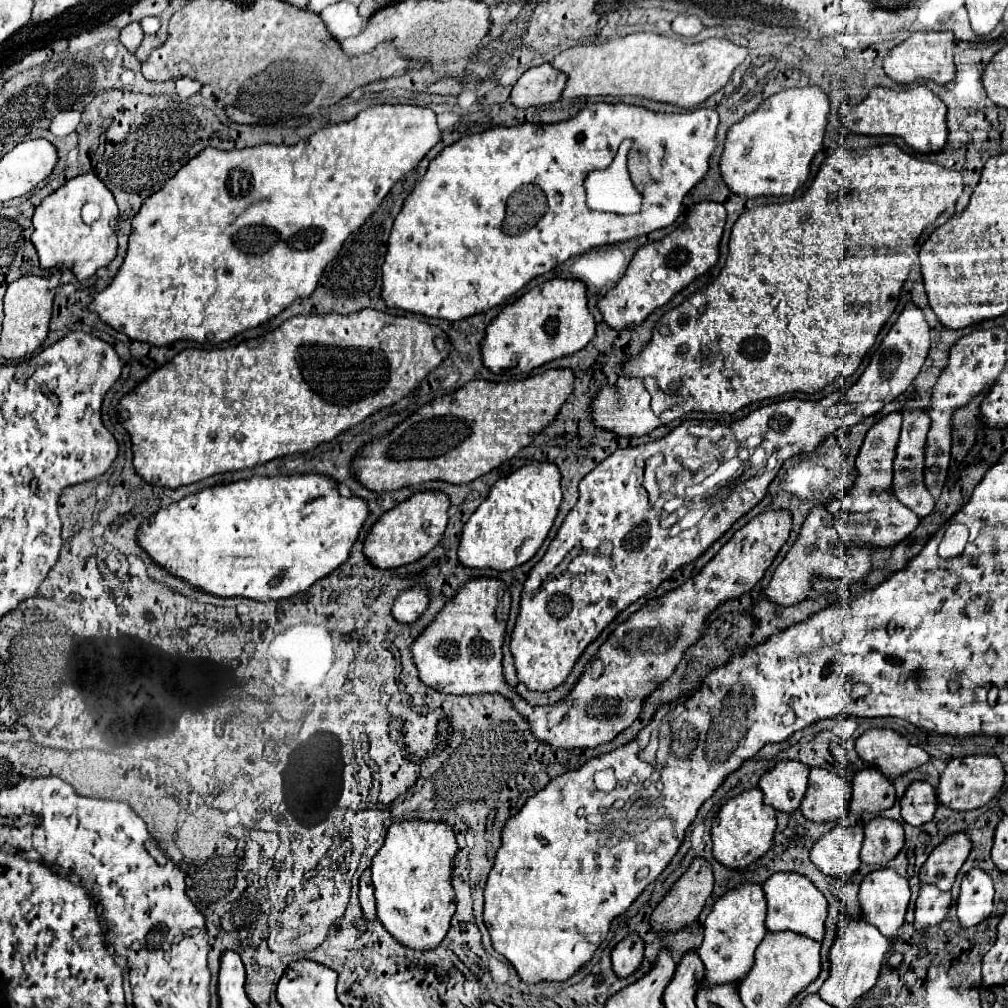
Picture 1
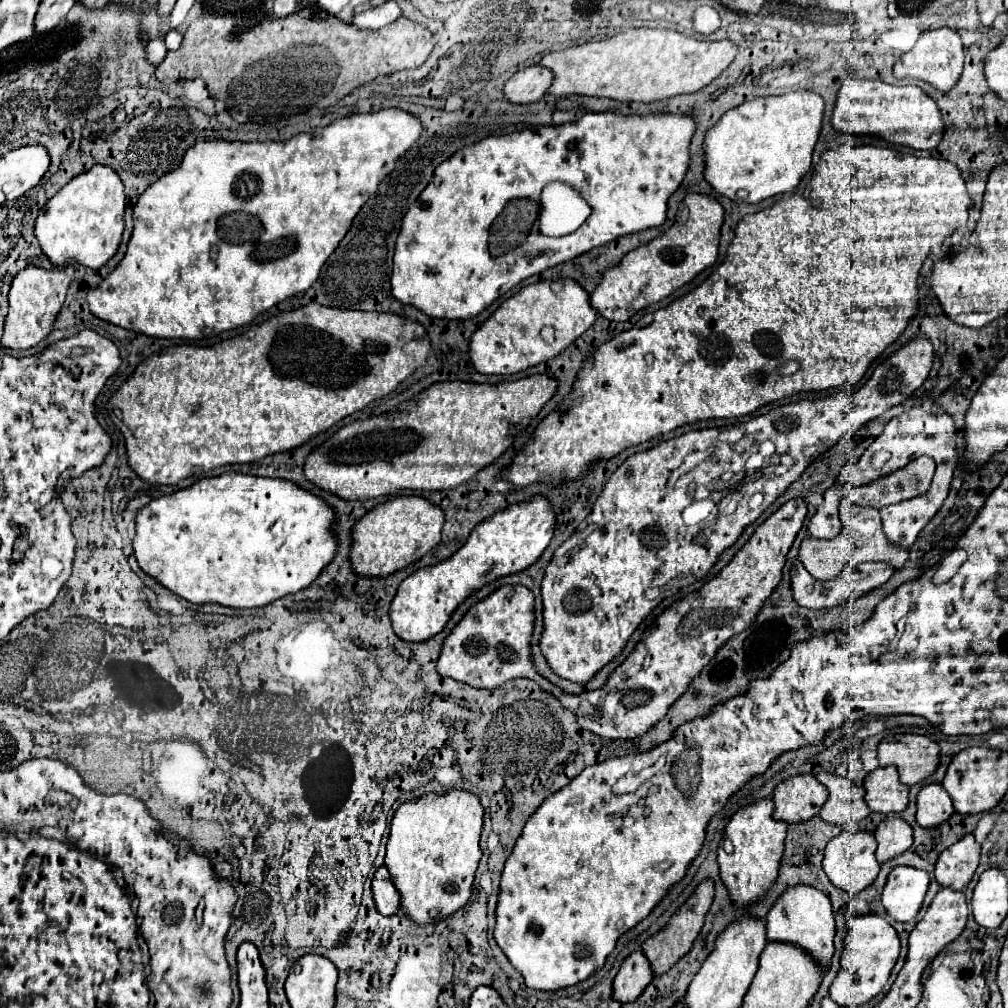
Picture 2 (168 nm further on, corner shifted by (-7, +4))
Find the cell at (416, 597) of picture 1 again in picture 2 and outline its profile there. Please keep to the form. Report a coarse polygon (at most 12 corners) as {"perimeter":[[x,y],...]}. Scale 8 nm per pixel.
{"perimeter":[[543,494],[479,522],[451,558],[401,582],[395,634],[441,632],[473,590],[537,562],[553,538]]}

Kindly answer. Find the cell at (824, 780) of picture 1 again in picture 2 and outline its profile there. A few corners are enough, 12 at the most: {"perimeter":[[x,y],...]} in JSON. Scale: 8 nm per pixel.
{"perimeter":[[829,772],[817,778],[829,790],[819,812],[825,822],[857,824],[871,812],[863,786]]}

